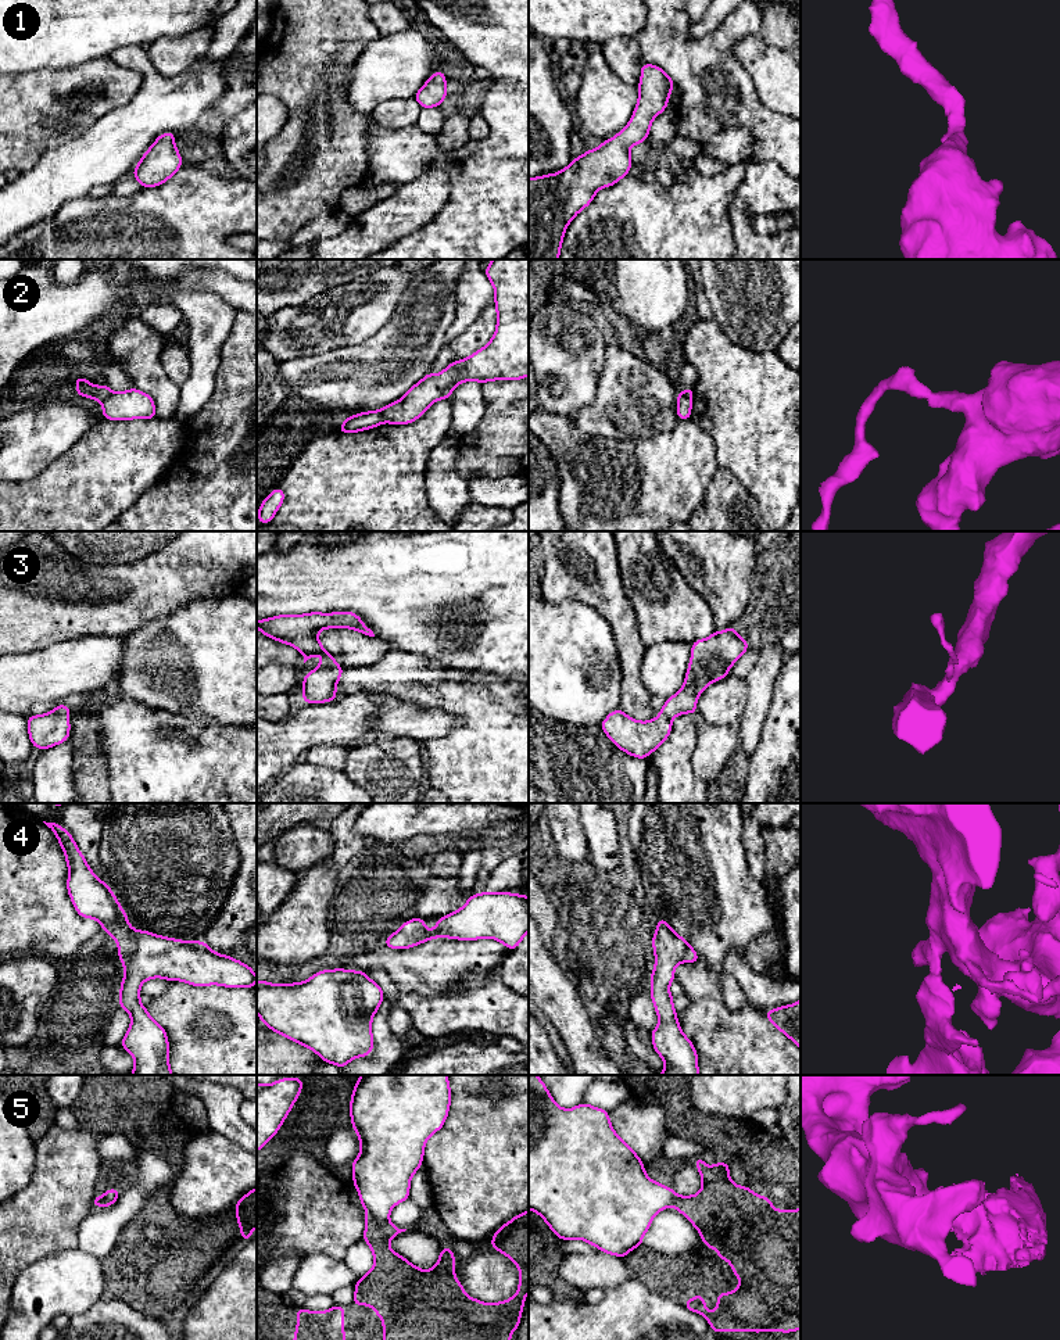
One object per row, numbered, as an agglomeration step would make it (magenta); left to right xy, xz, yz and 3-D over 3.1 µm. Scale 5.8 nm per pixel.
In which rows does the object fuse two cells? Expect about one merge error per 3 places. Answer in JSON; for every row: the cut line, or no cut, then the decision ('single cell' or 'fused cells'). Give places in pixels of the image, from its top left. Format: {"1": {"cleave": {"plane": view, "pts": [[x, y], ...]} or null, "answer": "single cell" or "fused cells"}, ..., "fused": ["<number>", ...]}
{"1": {"cleave": null, "answer": "single cell"}, "2": {"cleave": {"plane": "xy", "pts": [[113, 393], [101, 402]]}, "answer": "fused cells"}, "3": {"cleave": null, "answer": "single cell"}, "4": {"cleave": null, "answer": "single cell"}, "5": {"cleave": {"plane": "xz", "pts": [[371, 1214], [380, 1221], [387, 1221]]}, "answer": "fused cells"}, "fused": ["2", "5"]}

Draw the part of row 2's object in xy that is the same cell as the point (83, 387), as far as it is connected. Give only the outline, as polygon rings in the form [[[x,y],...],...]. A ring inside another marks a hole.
[[[76,377],[75,387],[79,397],[87,397],[101,404],[112,394],[107,384],[93,386],[87,379],[83,377]]]

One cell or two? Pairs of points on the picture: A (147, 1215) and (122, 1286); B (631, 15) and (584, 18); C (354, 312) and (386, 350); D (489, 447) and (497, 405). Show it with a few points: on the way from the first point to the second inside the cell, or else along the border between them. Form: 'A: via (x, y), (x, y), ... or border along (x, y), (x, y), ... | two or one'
A: via (133, 1233), (132, 1246), (117, 1261), (117, 1268) | one
B: via (620, 15), (595, 15) | one
C: border along (394, 308), (371, 336), (343, 346) | two
D: via (497, 437), (497, 415) | one

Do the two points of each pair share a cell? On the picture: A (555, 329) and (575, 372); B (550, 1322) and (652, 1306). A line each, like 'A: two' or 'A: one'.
A: one
B: one

